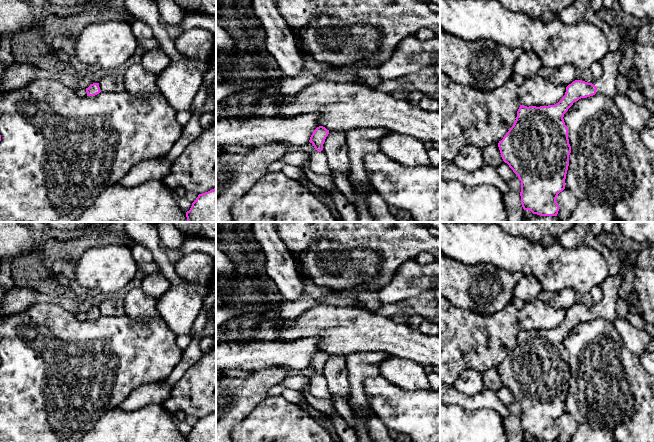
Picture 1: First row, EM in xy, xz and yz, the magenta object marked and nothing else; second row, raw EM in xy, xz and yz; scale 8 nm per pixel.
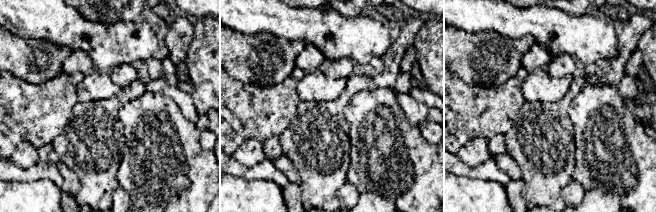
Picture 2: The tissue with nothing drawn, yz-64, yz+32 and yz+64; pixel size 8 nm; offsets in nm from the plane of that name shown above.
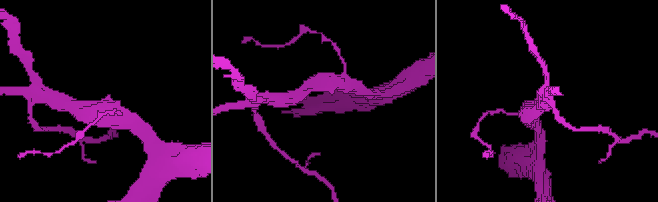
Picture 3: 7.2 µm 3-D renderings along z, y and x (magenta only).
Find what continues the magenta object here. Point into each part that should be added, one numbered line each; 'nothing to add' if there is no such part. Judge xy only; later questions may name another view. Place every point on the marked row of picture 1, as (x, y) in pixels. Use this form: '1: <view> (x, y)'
nothing to add

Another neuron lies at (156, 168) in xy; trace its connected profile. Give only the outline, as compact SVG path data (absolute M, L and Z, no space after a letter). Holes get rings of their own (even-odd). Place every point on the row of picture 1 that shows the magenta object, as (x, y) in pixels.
M165 156L140 161L118 183L123 187L134 187L153 179L163 180L172 164Z

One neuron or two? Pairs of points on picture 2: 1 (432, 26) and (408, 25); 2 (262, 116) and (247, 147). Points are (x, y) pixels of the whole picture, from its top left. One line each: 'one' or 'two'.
1: two
2: two

